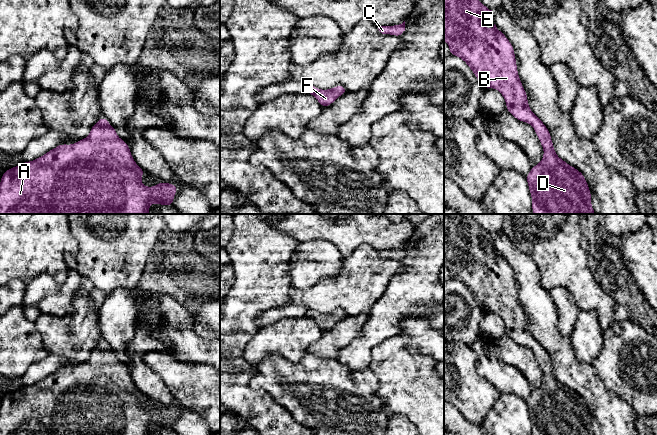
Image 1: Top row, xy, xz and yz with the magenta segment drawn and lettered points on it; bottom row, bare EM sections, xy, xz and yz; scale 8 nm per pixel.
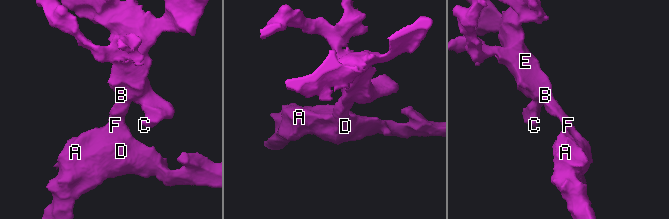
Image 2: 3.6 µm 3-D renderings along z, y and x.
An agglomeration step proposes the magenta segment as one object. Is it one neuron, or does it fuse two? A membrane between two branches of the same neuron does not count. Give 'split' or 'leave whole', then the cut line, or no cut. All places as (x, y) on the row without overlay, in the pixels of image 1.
leave whole | no cut

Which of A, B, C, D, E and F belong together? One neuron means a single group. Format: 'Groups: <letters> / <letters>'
Groups: A B C D E F

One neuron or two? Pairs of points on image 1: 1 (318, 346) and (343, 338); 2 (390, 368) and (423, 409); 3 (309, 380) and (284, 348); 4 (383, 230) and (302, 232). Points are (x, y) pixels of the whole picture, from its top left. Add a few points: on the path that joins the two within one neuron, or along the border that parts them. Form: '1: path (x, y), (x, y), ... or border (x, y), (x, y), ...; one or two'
1: path (324, 346), (327, 346), (337, 338); one
2: path (400, 378), (421, 399); one
3: border (306, 351), (298, 362), (291, 362), (273, 354); two
4: path (363, 230), (322, 230); one

